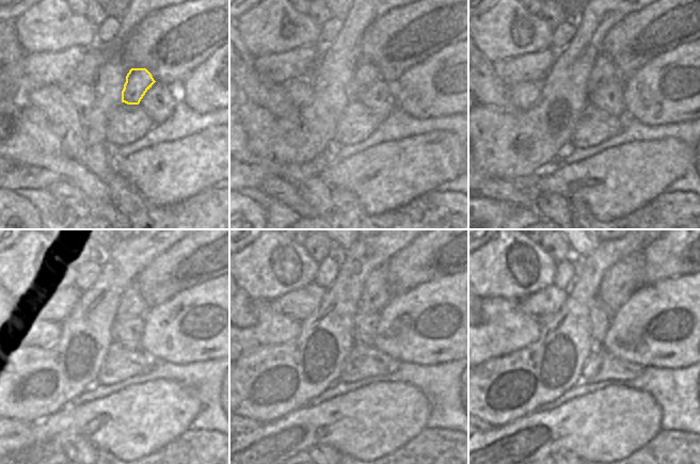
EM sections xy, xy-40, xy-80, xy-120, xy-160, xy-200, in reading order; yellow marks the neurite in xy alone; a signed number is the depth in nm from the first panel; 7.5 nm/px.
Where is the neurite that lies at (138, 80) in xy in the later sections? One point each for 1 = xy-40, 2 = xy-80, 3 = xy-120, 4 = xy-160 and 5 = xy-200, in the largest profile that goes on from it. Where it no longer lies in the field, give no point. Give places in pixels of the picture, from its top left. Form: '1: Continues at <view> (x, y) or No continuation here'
1: Continues at xy-40 (365, 73)
2: Continues at xy-80 (604, 70)
3: Continues at xy-120 (131, 304)
4: Continues at xy-160 (375, 296)
5: Continues at xy-200 (624, 277)

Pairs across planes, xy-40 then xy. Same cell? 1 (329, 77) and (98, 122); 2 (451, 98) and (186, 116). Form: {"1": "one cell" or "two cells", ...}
{"1": "one cell", "2": "two cells"}

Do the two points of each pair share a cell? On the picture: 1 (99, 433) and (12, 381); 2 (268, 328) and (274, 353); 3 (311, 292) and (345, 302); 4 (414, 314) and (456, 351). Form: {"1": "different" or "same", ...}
{"1": "different", "2": "different", "3": "different", "4": "same"}

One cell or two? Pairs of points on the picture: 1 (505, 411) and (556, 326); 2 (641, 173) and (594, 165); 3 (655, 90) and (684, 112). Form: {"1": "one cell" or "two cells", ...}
{"1": "one cell", "2": "one cell", "3": "one cell"}

